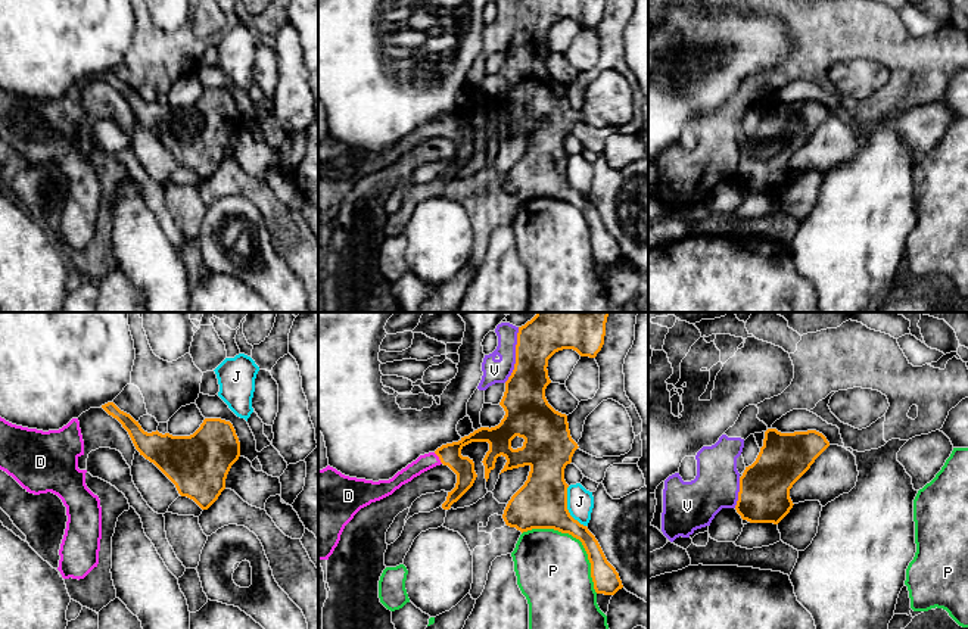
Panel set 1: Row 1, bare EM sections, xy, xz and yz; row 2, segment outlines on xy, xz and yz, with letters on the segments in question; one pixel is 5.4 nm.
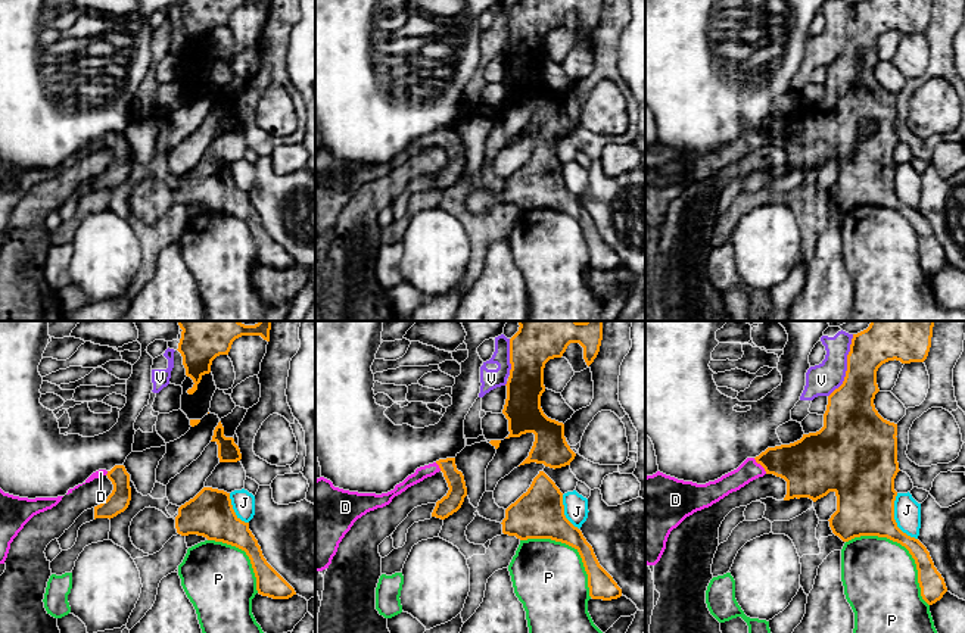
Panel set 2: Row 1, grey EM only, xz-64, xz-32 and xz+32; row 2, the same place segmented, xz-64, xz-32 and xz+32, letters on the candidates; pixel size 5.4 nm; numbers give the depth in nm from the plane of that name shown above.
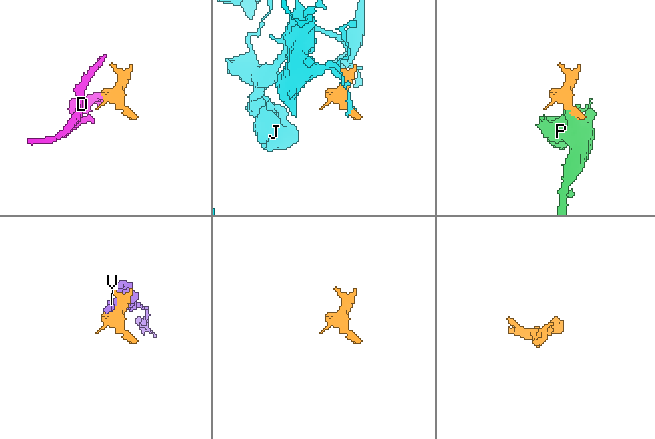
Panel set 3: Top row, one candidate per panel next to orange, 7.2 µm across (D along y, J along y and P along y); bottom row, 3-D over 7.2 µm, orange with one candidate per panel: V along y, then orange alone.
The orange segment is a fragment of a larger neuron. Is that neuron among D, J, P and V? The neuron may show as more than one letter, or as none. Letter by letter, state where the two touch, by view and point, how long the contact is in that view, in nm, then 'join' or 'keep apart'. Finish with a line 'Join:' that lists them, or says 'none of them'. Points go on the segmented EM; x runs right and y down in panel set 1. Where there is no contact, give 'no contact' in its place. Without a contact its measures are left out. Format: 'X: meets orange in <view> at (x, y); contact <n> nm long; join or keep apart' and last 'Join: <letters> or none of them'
D: meets orange in xz at (439, 458); contact 80 nm long; join
J: meets orange in xz at (566, 508); contact 240 nm long; keep apart
P: meets orange in xz at (576, 538); contact 550 nm long; keep apart
V: meets orange in xz at (516, 355); contact 320 nm long; keep apart
Join: D

